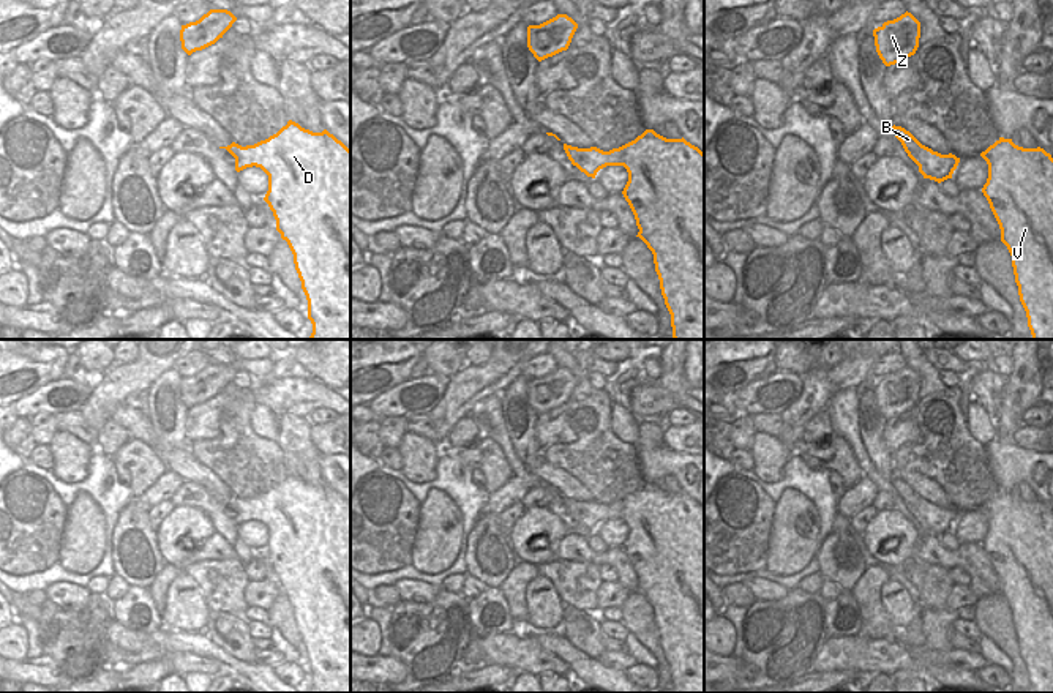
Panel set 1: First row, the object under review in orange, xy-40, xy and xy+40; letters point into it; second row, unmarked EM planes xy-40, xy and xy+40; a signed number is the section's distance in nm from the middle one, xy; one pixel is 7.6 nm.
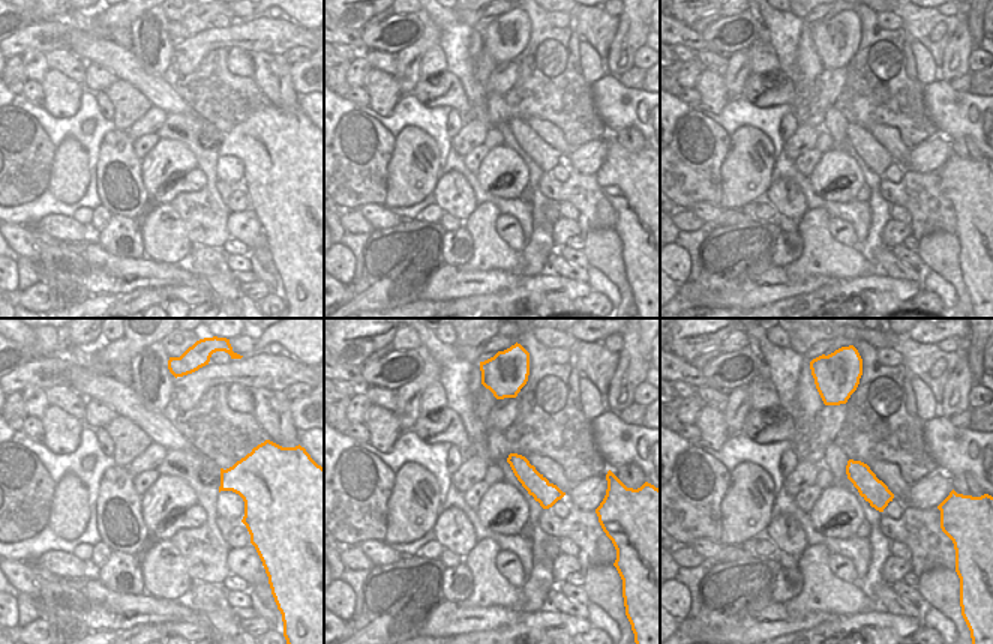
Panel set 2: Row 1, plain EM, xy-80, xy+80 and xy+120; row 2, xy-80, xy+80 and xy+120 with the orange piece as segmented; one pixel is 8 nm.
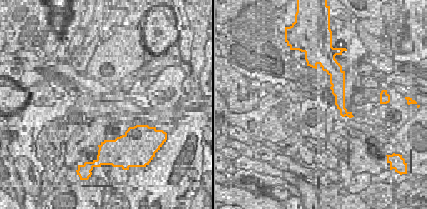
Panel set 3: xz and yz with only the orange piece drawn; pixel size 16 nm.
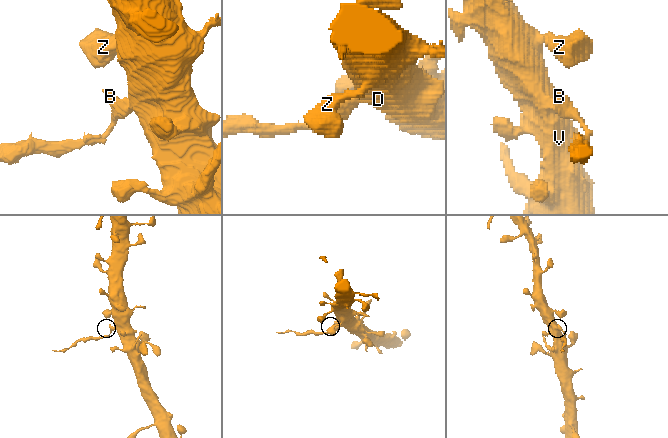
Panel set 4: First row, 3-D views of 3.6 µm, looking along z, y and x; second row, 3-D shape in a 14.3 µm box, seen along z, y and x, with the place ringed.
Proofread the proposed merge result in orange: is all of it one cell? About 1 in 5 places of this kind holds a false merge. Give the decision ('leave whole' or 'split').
split

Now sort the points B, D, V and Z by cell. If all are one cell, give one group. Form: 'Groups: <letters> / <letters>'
Groups: B / D V Z

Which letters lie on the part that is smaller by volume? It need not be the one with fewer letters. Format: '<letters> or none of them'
B

